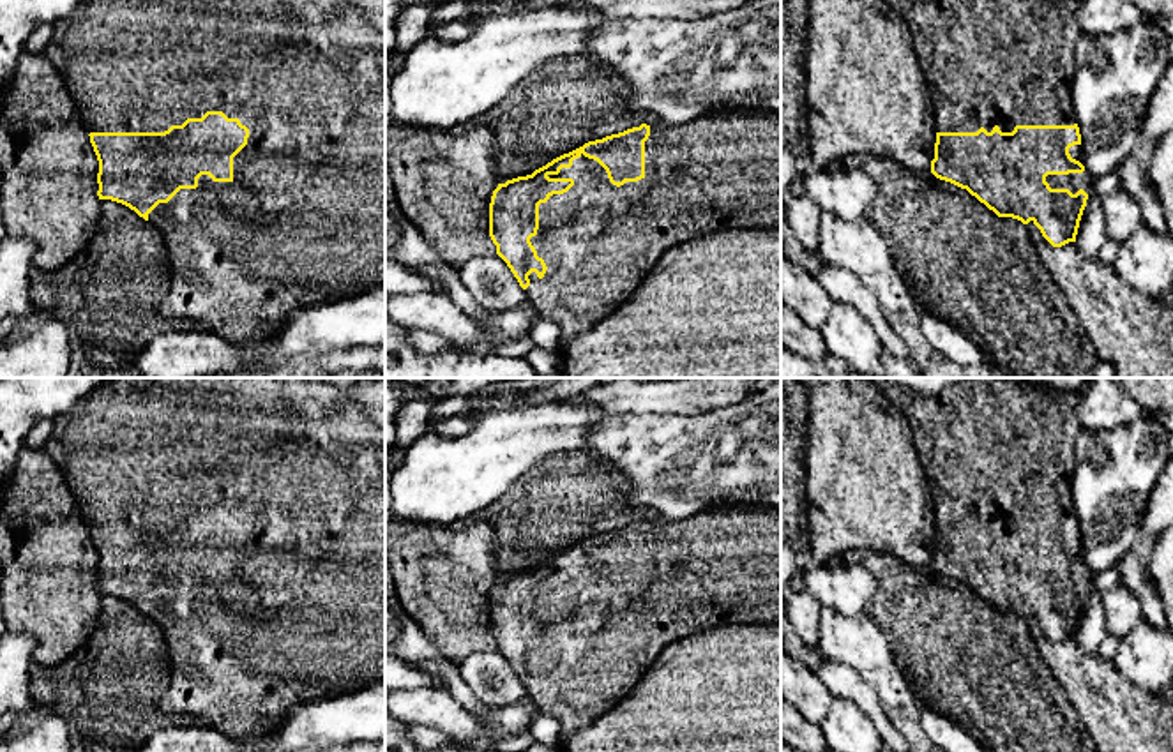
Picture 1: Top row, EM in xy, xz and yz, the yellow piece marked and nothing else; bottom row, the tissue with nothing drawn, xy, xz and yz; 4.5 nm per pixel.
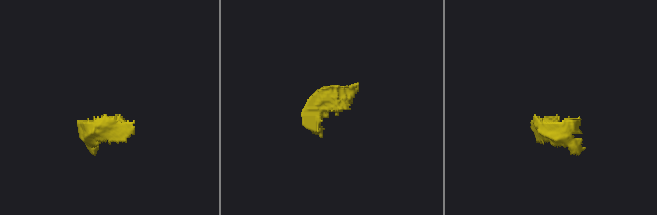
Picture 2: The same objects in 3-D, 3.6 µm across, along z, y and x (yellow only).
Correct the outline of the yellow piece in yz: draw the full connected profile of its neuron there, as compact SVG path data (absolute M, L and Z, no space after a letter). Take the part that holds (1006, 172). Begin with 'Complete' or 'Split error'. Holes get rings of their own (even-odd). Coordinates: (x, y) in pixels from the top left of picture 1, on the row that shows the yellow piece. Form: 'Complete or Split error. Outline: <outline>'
Split error. Outline: M887 0L912 34L935 109L931 173L966 189L998 217L1033 222L1042 237L1062 247L1076 242L1079 221L1095 177L1083 166L1081 134L1071 101L1072 58L1079 0Z

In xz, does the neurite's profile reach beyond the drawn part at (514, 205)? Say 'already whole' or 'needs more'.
needs more

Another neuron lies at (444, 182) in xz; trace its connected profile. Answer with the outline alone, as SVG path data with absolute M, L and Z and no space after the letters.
M394 124L385 132L385 164L401 210L449 267L459 270L473 258L496 254L489 237L489 203L498 187L491 129L481 125L454 136Z

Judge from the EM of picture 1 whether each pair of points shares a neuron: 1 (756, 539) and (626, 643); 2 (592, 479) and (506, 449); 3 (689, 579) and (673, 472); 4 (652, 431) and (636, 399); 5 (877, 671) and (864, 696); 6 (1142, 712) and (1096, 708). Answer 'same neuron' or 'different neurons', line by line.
1: same neuron
2: different neurons
3: different neurons
4: different neurons
5: different neurons
6: same neuron

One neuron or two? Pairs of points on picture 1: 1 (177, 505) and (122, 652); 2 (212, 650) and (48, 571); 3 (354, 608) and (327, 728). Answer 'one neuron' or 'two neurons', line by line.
1: two neurons
2: two neurons
3: two neurons

